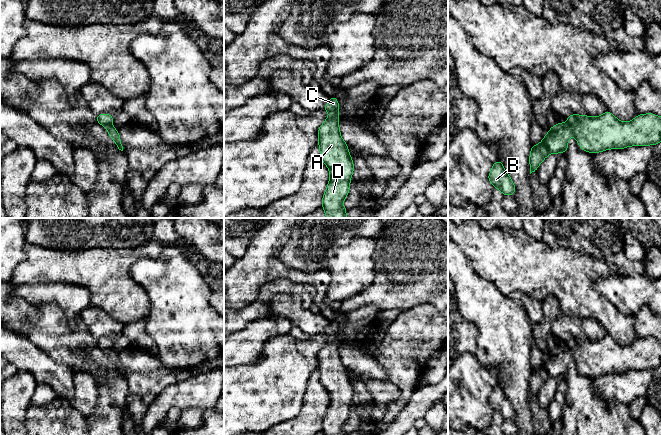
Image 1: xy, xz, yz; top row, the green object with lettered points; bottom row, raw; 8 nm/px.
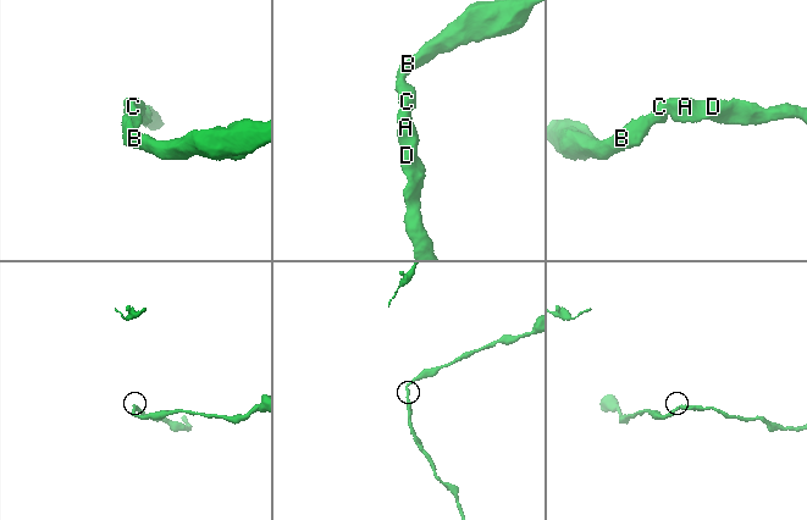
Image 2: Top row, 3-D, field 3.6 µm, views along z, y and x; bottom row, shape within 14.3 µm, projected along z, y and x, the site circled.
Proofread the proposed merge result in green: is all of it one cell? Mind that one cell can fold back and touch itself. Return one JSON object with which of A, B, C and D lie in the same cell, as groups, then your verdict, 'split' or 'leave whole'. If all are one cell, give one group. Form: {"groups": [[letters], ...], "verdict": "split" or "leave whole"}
{"groups": [["A", "B", "C", "D"]], "verdict": "leave whole"}

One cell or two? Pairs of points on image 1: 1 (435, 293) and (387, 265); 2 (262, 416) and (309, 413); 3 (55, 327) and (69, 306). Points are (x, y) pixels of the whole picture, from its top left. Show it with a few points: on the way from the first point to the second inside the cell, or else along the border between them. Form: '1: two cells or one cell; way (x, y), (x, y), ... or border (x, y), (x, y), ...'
1: one cell; way (423, 281), (407, 265), (399, 265)
2: two cells; border (304, 391), (300, 411), (294, 417), (276, 423)
3: two cells; border (46, 302), (63, 312), (71, 328), (77, 327)

